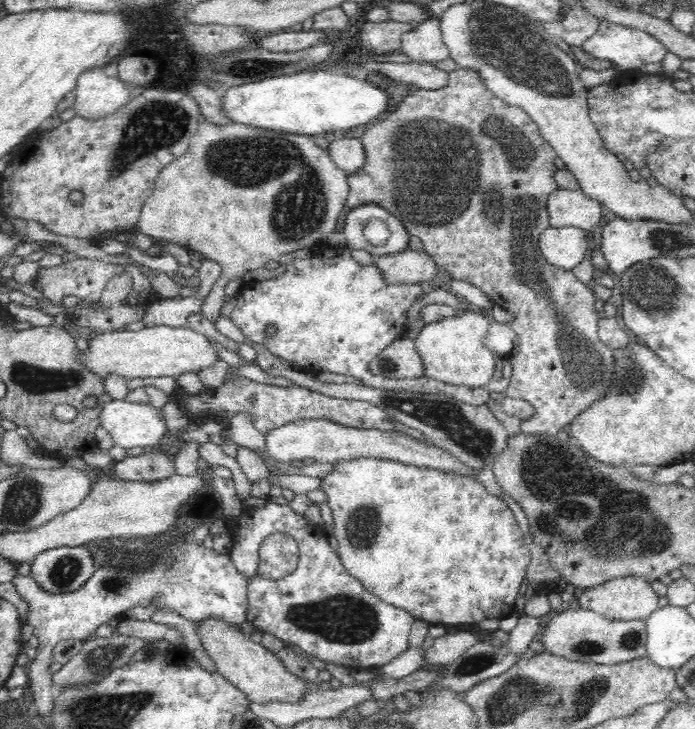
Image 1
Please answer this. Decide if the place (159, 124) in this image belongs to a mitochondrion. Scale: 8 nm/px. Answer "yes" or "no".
yes

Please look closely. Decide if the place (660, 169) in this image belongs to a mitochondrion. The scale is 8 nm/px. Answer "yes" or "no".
no

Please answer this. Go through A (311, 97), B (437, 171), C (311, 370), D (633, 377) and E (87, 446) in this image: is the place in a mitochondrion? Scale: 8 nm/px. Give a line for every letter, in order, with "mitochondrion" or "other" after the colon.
A: other
B: mitochondrion
C: other
D: mitochondrion
E: other

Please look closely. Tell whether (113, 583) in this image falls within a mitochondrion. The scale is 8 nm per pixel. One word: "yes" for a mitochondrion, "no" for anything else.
yes

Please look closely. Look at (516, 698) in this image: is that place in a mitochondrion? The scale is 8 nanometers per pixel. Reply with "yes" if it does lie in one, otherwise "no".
yes

